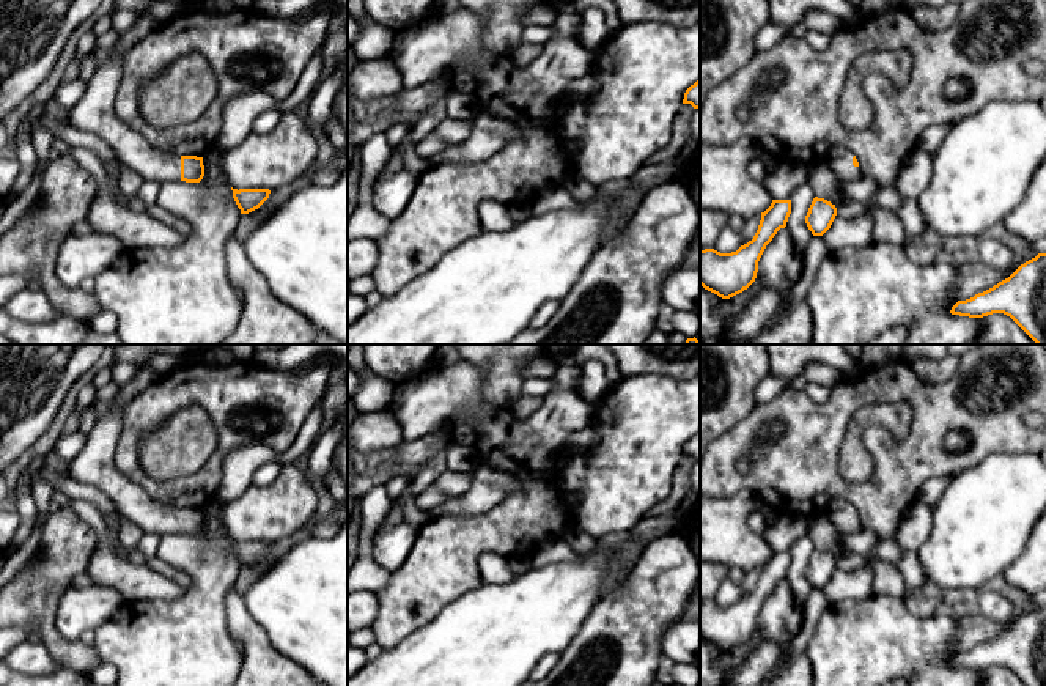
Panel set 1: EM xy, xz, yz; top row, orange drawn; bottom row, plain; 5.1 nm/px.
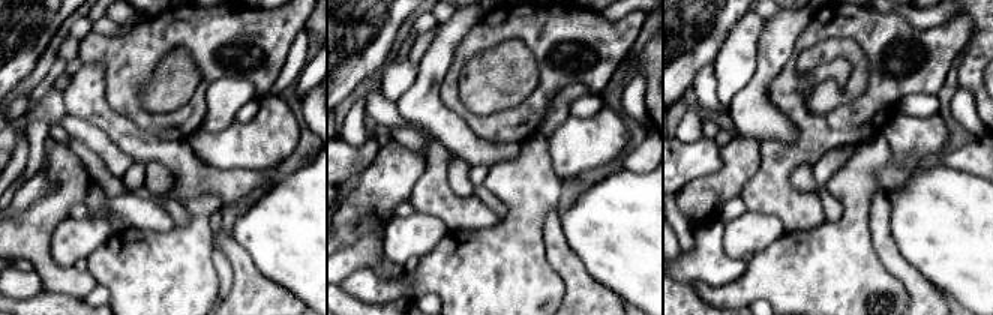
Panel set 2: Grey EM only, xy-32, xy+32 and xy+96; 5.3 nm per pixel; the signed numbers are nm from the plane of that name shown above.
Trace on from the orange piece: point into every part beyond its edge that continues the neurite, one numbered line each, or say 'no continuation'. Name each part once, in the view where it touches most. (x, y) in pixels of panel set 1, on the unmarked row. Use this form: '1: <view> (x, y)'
1: xy (95, 464)

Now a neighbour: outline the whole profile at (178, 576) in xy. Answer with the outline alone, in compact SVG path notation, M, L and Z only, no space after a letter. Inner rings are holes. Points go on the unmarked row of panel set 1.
M159 555L149 557L145 560L145 565L156 570L157 573L167 576L175 584L178 584L182 590L187 590L192 584L192 579L184 571L168 565Z

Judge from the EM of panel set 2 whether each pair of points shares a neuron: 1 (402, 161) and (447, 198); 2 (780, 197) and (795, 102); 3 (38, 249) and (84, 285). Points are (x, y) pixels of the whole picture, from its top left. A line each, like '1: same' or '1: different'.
1: different
2: same
3: same

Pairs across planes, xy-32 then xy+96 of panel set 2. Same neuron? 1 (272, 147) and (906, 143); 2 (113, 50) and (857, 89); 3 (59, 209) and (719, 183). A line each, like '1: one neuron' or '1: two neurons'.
1: one neuron
2: two neurons
3: one neuron

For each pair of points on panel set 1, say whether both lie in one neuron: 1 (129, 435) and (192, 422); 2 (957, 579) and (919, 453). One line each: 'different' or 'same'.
1: different
2: different

